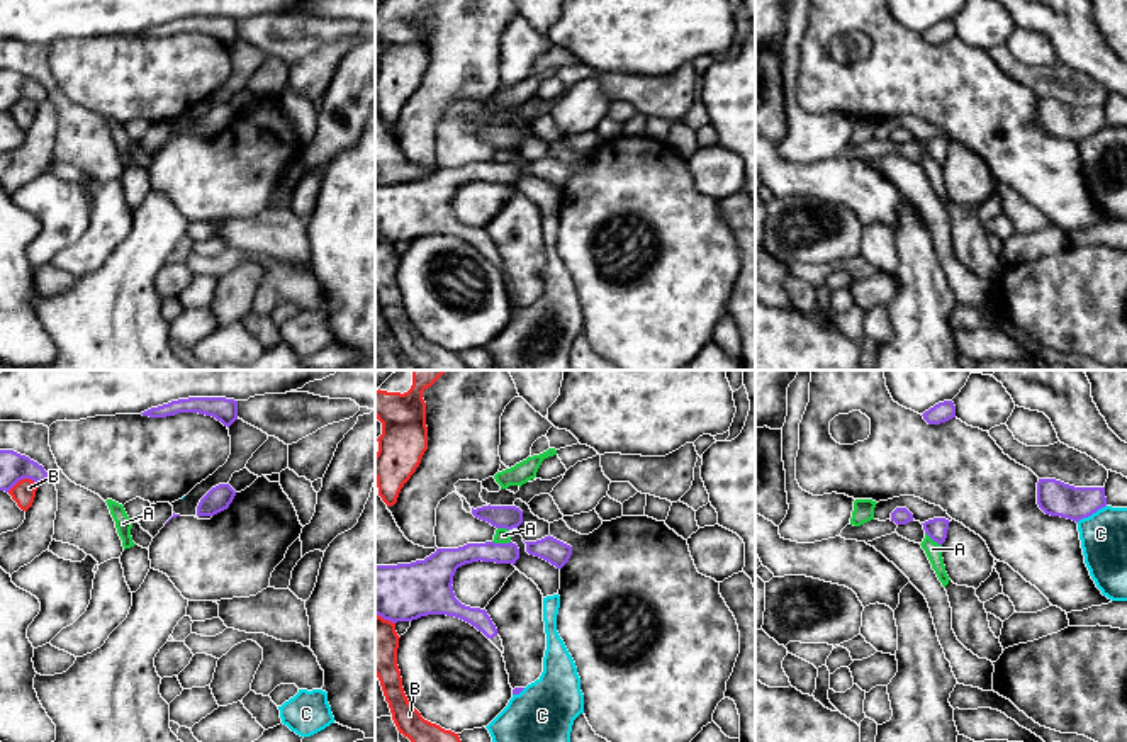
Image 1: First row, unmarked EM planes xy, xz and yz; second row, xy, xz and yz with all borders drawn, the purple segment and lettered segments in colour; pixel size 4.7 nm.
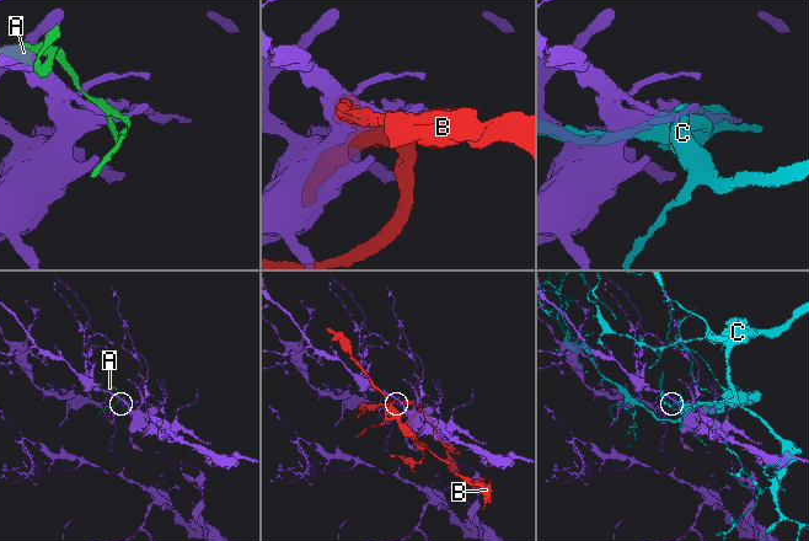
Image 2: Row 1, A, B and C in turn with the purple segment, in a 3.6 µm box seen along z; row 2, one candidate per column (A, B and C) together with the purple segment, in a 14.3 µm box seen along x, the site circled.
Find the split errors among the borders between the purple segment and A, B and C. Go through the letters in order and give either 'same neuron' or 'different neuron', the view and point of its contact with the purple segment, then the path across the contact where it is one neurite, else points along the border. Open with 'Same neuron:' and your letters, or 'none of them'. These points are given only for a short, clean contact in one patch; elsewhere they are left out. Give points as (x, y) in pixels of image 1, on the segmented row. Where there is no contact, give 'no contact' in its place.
Same neuron: none of them
A: different neuron | xz (501, 544)
B: different neuron | xy (21, 479)
C: different neuron | yz (1090, 515)

